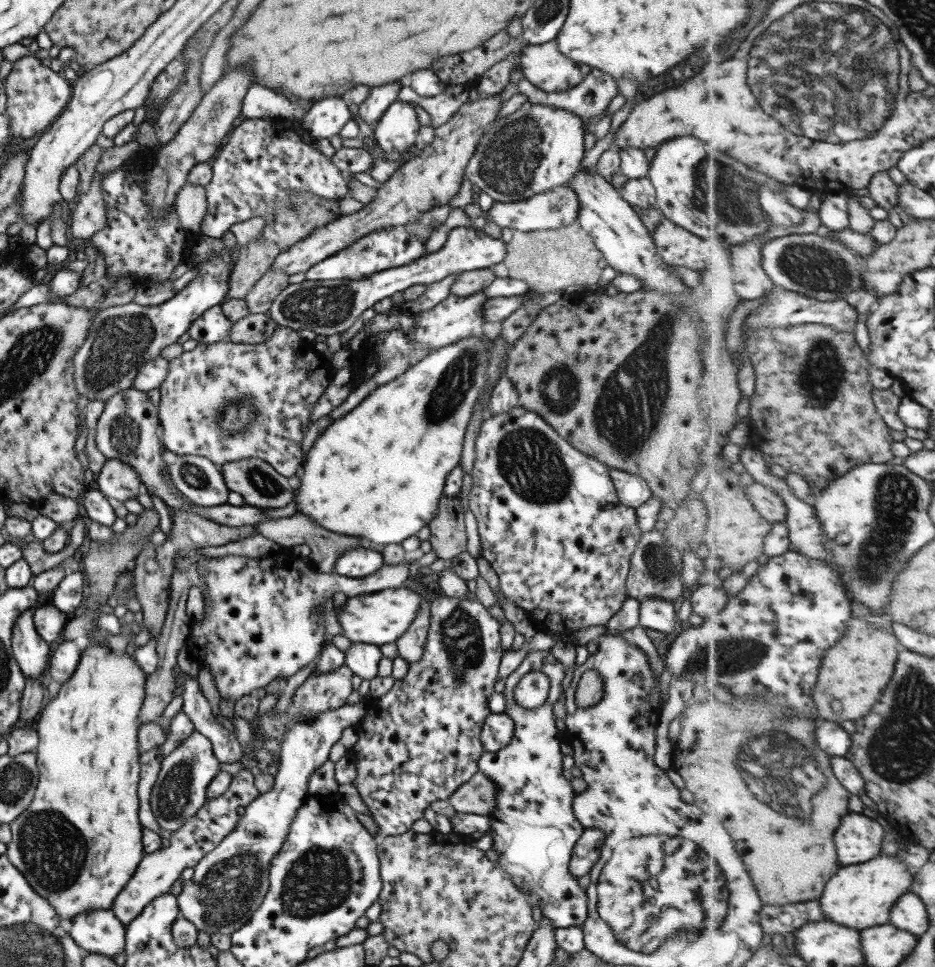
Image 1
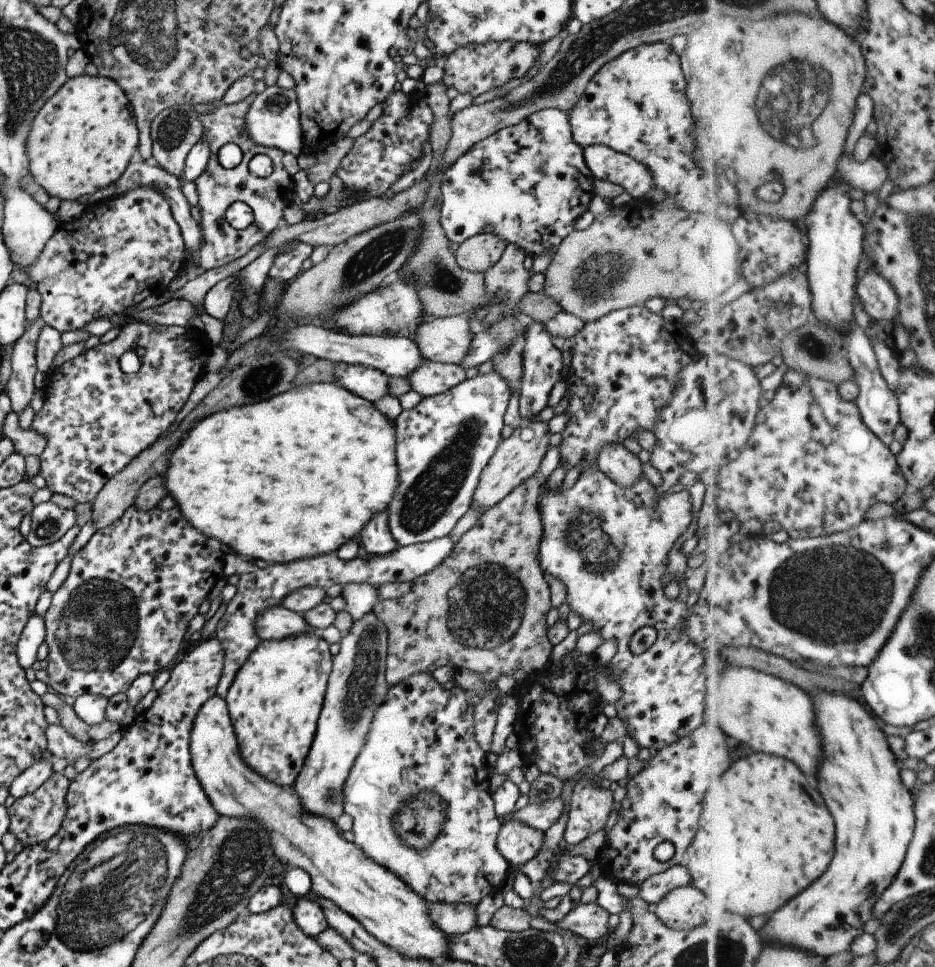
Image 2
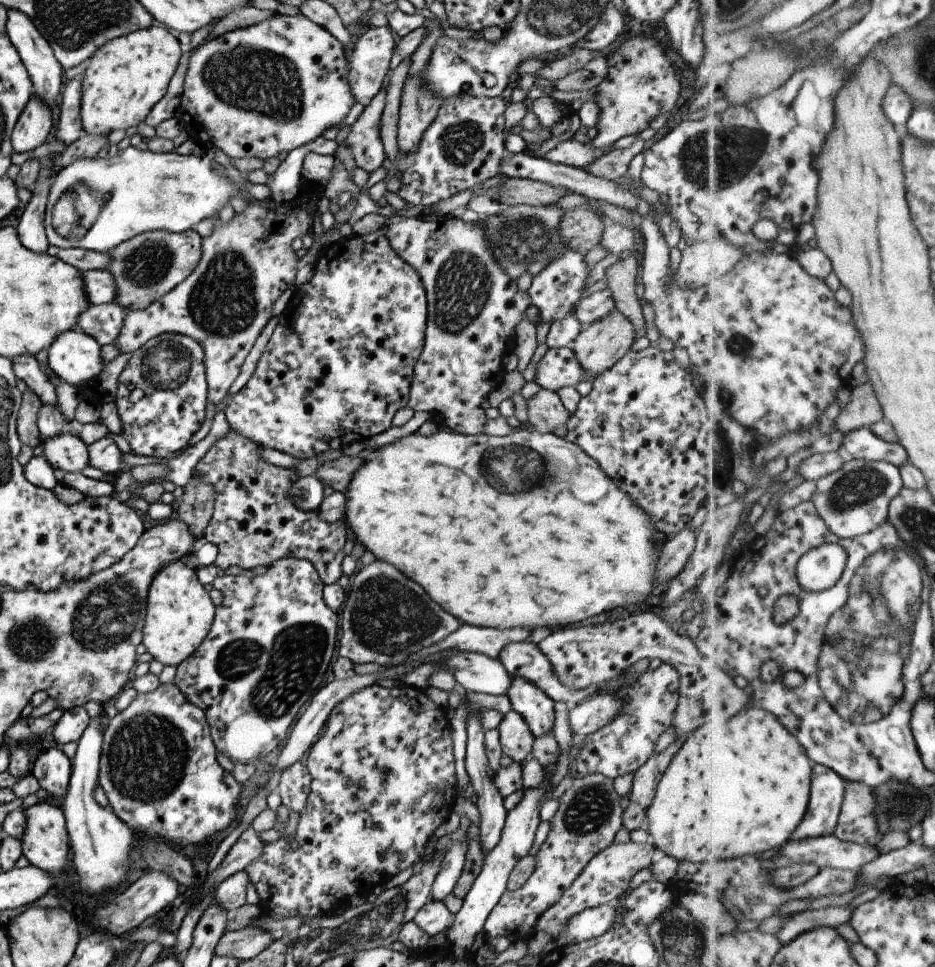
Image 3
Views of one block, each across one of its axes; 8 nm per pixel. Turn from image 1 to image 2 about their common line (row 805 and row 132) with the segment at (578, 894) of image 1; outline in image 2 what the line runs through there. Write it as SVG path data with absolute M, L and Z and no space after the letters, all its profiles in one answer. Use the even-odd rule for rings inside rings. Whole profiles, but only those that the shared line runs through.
M545 108L473 144L445 169L439 182L439 226L447 240L461 244L476 234L494 234L535 258L546 251L555 252L559 242L574 229L577 218L589 212L595 178L585 163L581 146L573 140L567 113Z

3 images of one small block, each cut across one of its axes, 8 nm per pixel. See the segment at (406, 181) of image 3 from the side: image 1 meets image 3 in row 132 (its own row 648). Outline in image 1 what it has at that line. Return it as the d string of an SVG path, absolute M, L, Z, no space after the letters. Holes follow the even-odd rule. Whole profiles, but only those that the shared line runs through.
M474 593L464 596L464 598L451 598L450 596L441 596L429 601L430 619L428 633L424 642L423 652L419 660L409 662L406 673L399 679L394 680L390 689L381 695L378 699L366 699L368 712L364 714L359 723L362 725L365 736L357 736L356 743L350 749L355 760L355 778L352 785L356 788L361 802L367 806L368 815L377 825L378 834L375 835L378 840L385 836L395 836L403 834L411 828L415 820L422 818L423 810L433 802L433 800L446 800L450 794L463 782L468 781L473 773L477 773L477 759L484 753L479 742L480 730L484 718L490 713L488 709L488 698L494 693L493 684L498 676L497 668L505 649L501 646L498 633L499 623L489 615L487 608L483 607Z

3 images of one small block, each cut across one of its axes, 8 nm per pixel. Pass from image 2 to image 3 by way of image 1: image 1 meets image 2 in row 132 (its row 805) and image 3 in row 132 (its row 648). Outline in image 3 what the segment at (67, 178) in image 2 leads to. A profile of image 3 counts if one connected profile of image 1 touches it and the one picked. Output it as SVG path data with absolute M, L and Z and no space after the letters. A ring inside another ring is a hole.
M153 25L102 44L88 58L89 66L80 76L79 120L82 129L88 135L106 137L111 130L137 126L165 94L182 49L166 29Z

